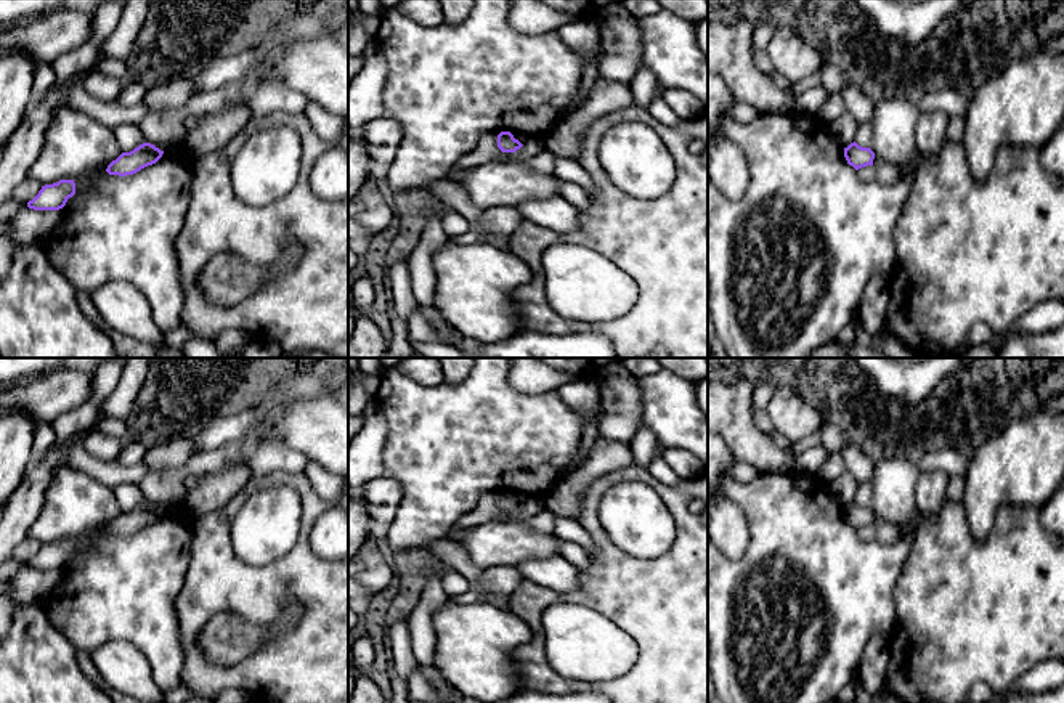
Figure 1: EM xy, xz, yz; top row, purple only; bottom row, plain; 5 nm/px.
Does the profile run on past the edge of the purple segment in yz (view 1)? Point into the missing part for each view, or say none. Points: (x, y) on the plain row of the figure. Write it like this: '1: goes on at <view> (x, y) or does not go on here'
1: does not go on here

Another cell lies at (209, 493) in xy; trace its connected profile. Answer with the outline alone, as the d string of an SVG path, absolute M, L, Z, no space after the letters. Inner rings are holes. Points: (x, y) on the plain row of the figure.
M249 457L234 467L196 478L186 493L183 509L193 517L207 515L226 506L250 480Z

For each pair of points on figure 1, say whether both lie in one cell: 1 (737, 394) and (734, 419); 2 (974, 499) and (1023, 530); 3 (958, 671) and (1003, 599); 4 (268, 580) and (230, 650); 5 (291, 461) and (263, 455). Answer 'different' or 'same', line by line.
1: same
2: different
3: same
4: different
5: same

